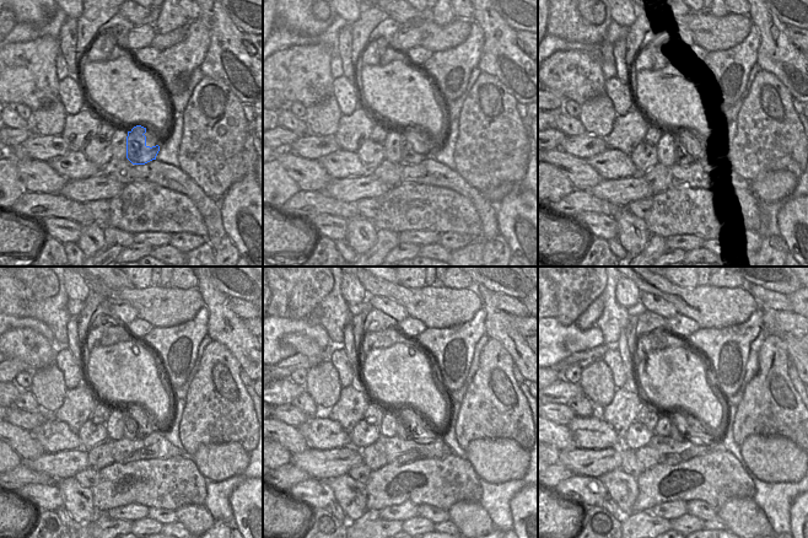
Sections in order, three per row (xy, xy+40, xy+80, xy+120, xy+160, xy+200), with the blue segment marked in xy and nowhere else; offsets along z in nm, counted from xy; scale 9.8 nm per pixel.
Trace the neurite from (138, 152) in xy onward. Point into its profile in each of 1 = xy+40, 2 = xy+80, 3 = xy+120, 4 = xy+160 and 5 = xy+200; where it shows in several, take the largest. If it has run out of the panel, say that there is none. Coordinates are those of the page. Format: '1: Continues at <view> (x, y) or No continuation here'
1: Continues at xy+40 (410, 154)
2: Continues at xy+80 (683, 157)
3: Continues at xy+120 (132, 432)
4: Continues at xy+160 (403, 431)
5: Continues at xy+200 (677, 434)

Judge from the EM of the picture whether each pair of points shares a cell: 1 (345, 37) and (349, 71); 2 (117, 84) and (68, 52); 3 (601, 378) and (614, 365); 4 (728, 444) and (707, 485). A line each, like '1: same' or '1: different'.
1: same
2: different
3: different
4: different

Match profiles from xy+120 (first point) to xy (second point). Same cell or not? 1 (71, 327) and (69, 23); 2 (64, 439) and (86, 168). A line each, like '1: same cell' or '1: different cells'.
1: same cell
2: same cell

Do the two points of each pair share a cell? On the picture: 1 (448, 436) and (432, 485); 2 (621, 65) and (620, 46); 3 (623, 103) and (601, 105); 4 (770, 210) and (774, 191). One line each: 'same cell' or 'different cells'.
1: different cells
2: same cell
3: different cells
4: different cells

